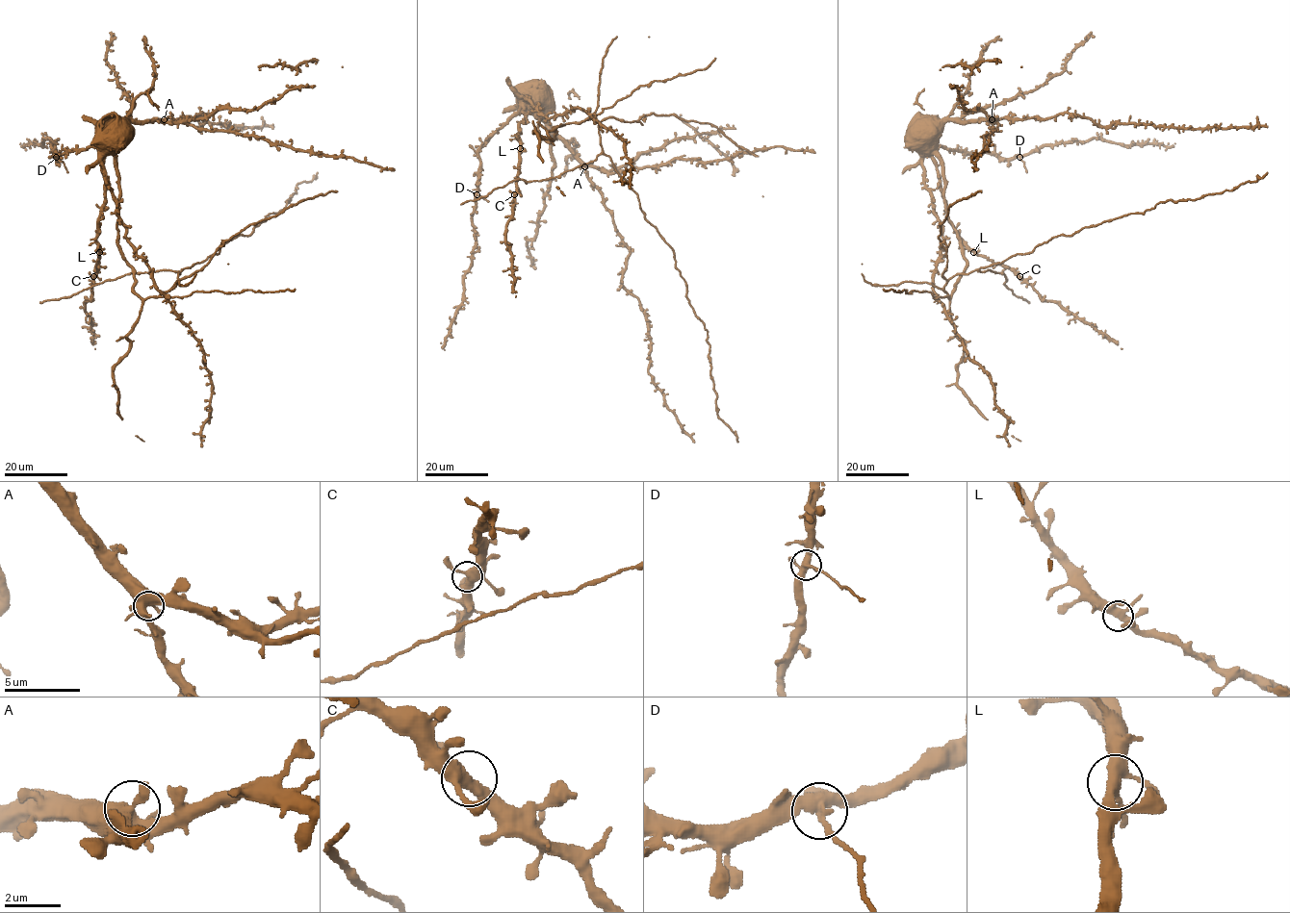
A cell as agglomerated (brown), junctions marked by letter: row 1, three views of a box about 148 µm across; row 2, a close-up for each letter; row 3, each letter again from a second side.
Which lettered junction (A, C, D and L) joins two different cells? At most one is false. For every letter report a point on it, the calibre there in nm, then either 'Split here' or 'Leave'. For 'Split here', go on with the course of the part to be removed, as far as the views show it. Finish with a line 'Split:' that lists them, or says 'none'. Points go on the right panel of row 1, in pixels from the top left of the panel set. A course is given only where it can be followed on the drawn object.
A: Place: (992, 119). Thickness 480 nm. Leave
C: Place: (1019, 276). Thickness 400 nm. Leave
D: Place: (1019, 157). Thickness 400 nm. Split here. Course of the part to remove: (1019, 157), (1026, 172)
L: Place: (973, 252). Thickness 400 nm. Leave
Split: D

